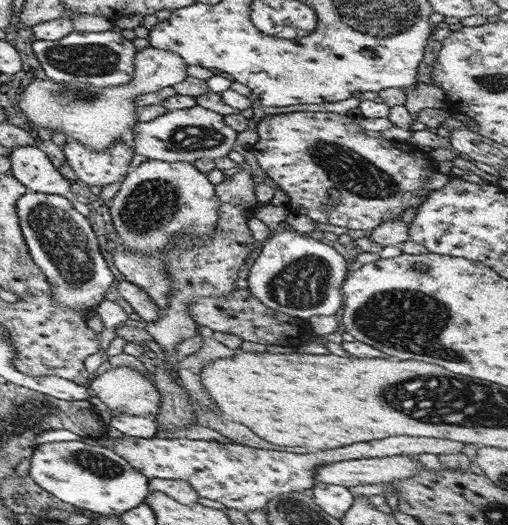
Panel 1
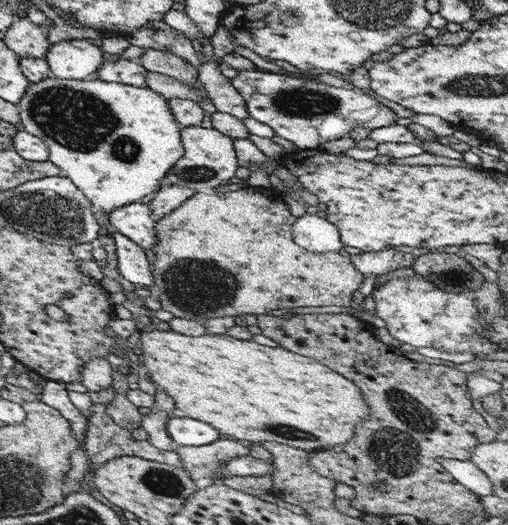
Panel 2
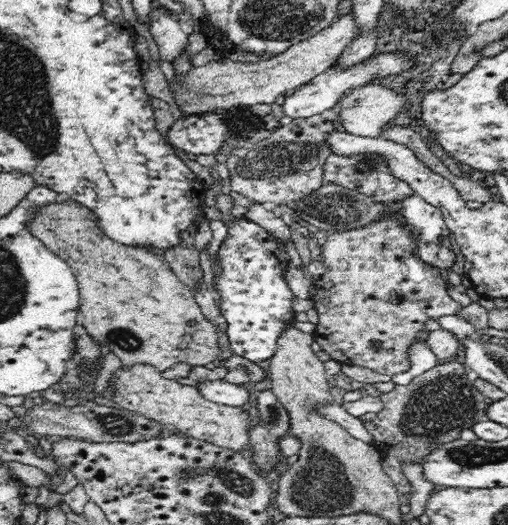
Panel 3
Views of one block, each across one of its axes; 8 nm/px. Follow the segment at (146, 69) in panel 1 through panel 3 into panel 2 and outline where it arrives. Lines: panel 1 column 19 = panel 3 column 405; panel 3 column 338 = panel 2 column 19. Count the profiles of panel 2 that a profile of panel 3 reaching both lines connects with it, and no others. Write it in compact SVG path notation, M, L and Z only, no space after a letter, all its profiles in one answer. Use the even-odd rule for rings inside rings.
M48 76L29 83L28 92L17 104L24 131L43 139L49 150L49 161L82 190L93 210L101 210L107 216L115 208L154 194L184 152L182 126L178 124L167 101L148 86L136 87L100 79L66 80Z

